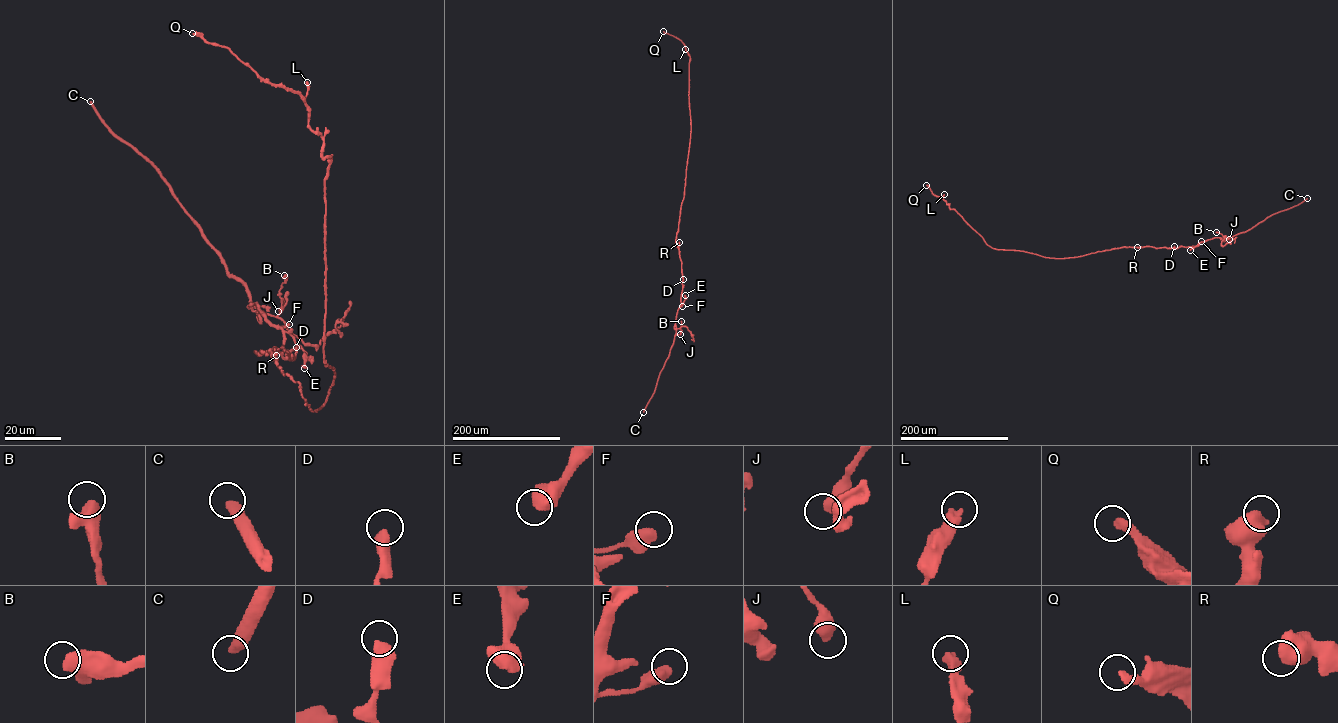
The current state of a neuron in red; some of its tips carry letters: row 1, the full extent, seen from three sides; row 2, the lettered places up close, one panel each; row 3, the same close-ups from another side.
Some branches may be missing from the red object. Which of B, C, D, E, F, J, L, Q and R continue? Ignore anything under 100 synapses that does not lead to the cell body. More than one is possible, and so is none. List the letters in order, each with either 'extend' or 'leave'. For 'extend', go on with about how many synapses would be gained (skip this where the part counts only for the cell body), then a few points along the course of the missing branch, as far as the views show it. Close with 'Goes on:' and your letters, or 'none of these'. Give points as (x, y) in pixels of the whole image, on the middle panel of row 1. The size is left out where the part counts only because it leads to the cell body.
B: leave
C: leave
D: leave
E: leave
F: leave
J: leave
L: leave
Q: leave
R: leave
Goes on: none of these

